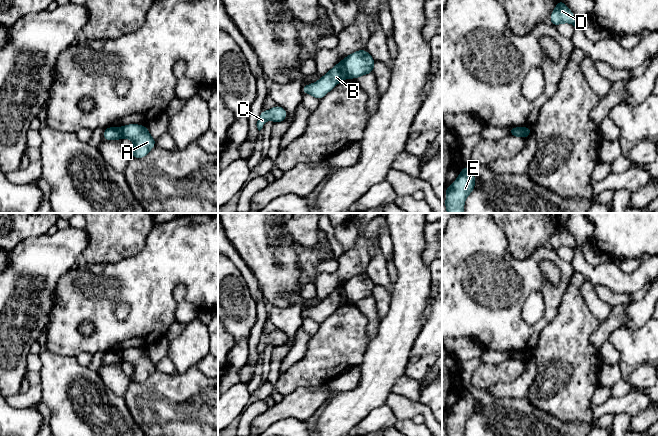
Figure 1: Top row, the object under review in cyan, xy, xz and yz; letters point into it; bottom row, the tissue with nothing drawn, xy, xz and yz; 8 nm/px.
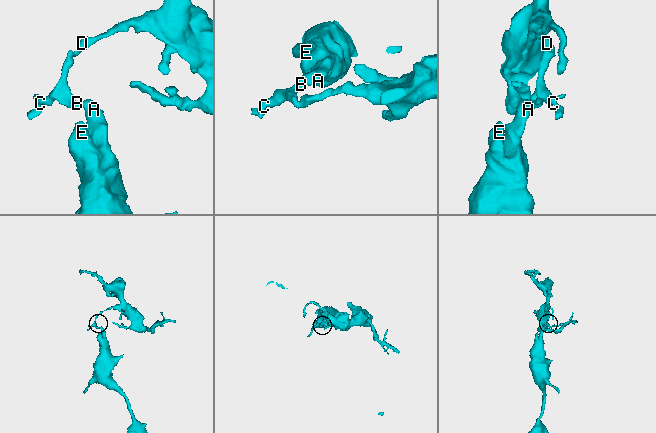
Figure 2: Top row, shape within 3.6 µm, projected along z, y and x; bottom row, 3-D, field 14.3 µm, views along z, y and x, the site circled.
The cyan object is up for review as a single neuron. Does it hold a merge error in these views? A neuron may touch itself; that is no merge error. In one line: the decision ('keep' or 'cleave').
cleave

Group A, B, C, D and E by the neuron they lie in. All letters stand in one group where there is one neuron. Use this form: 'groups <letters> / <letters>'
groups A E / B C D

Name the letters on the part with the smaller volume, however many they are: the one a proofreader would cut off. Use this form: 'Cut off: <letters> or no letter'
Cut off: B, C, D

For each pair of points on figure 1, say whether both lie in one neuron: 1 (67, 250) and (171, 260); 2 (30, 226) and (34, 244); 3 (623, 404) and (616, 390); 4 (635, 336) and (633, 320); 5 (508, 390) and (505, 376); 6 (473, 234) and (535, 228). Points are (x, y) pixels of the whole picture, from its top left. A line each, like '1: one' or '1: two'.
1: two
2: two
3: two
4: two
5: two
6: two

